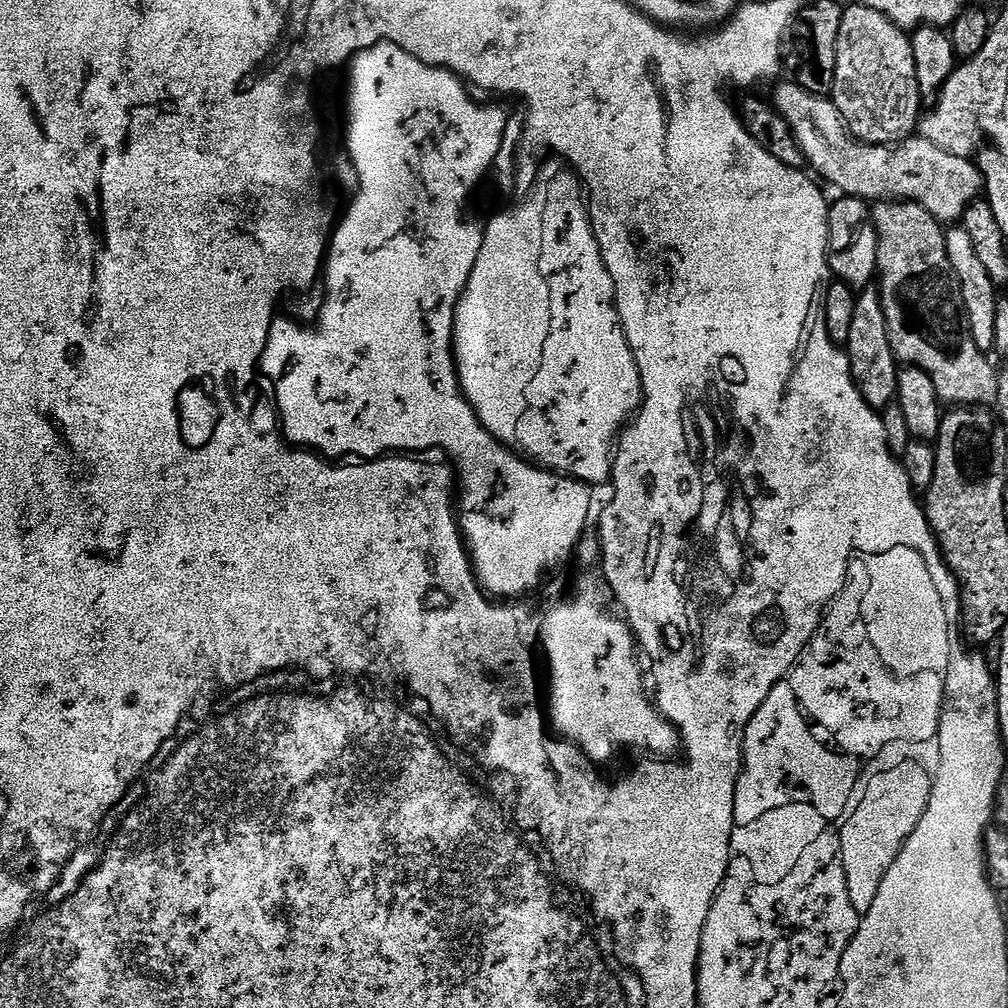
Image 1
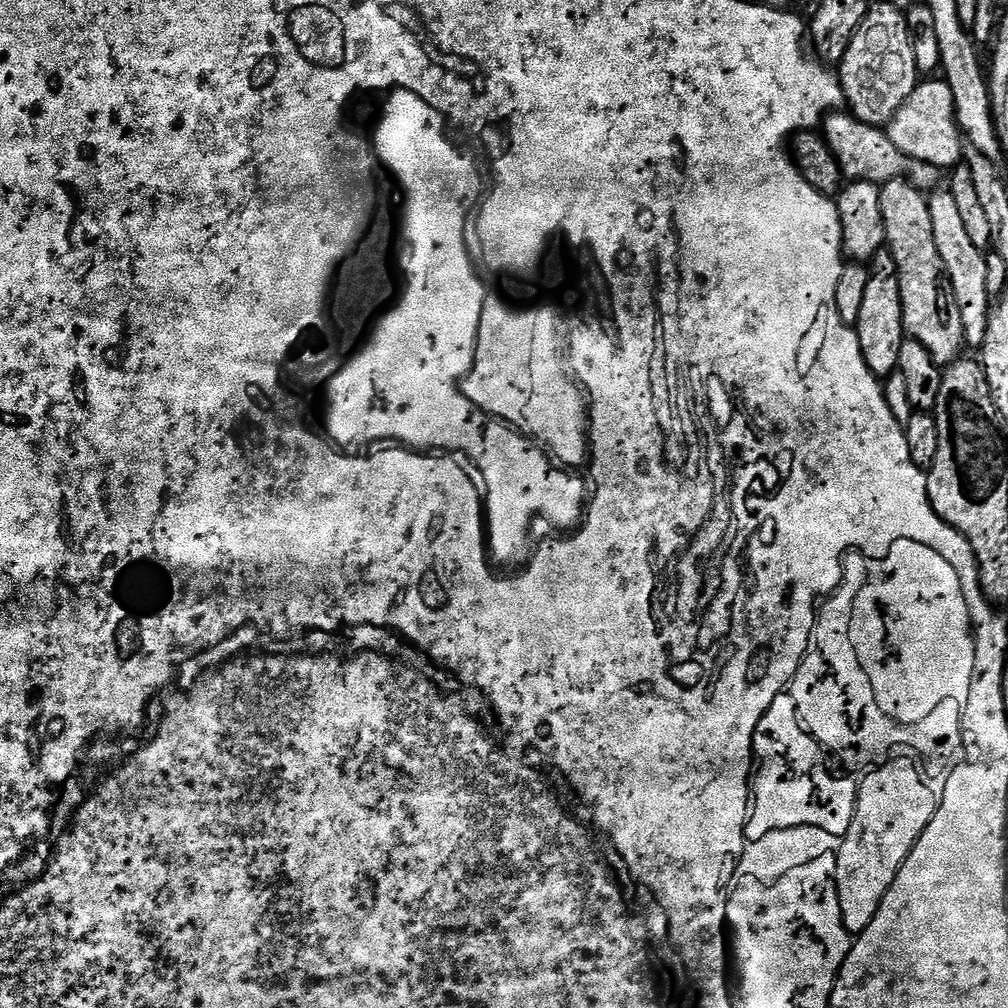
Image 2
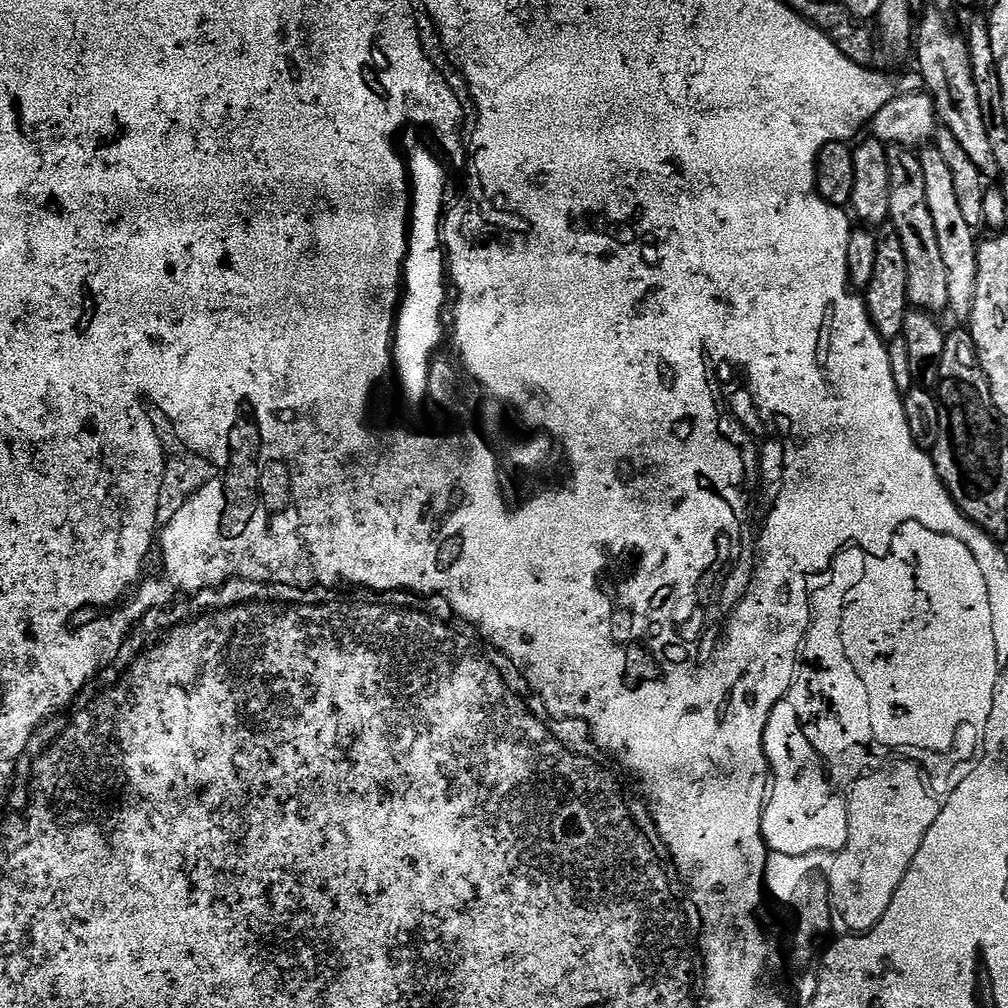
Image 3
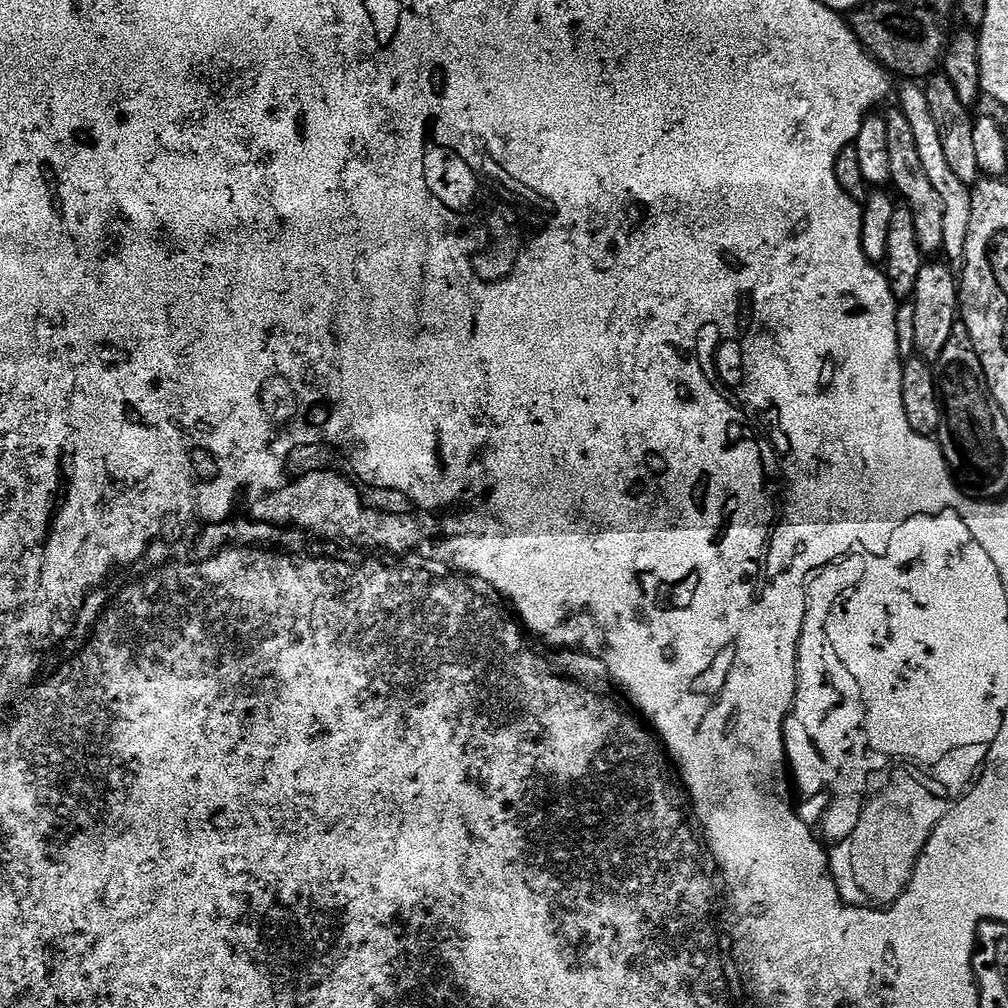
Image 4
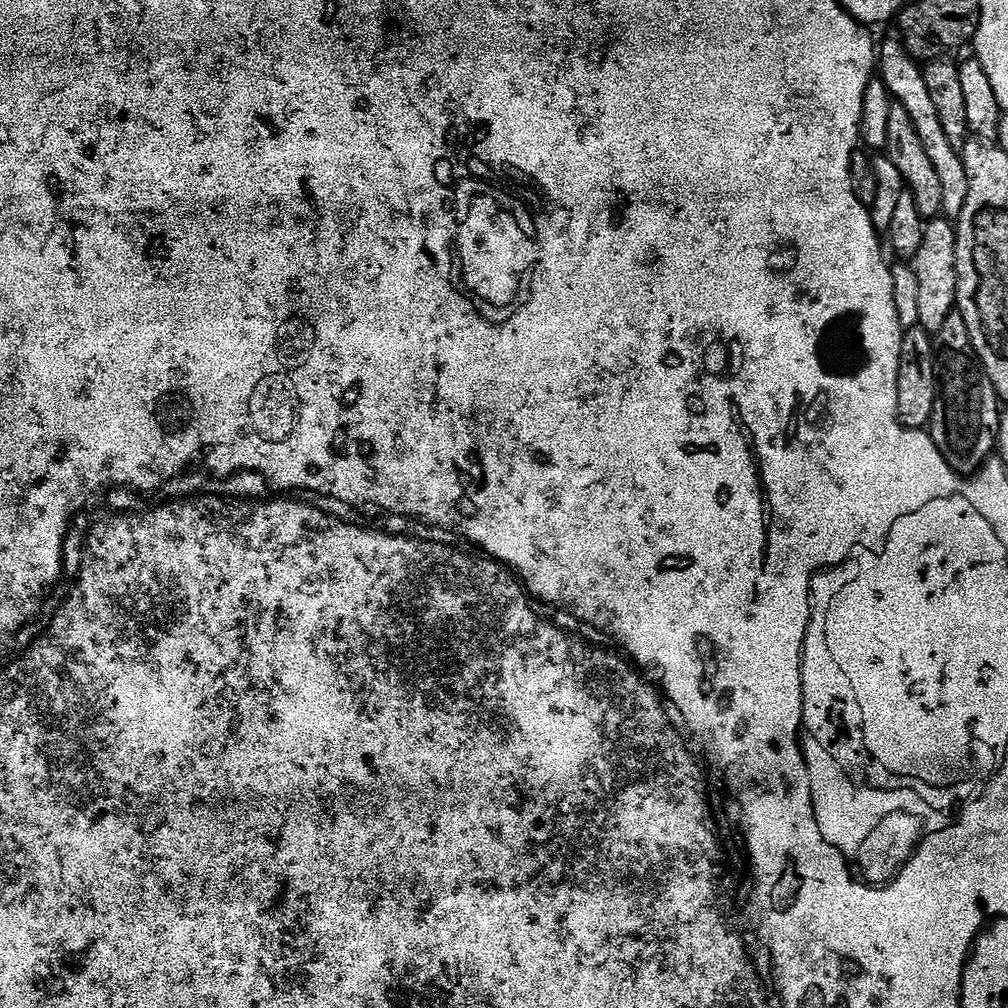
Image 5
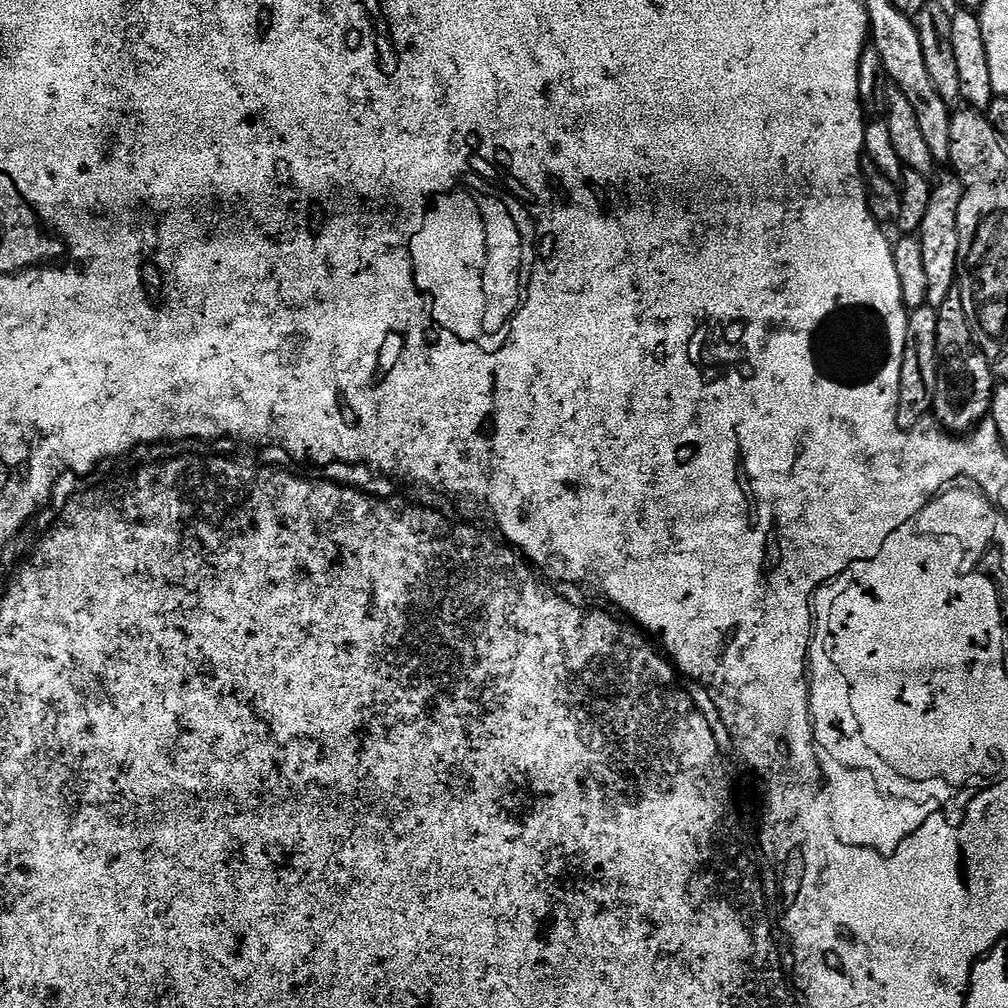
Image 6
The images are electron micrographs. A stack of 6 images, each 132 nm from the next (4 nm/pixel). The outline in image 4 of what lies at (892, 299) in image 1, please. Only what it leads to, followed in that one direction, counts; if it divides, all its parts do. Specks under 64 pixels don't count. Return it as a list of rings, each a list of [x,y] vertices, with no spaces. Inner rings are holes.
[[[892,110],[886,116],[886,135],[888,148],[890,150],[890,181],[891,187],[896,187],[900,191],[901,201],[906,202],[906,207],[910,210],[910,214],[914,214],[914,231],[918,234],[918,246],[926,254],[932,252],[939,253],[943,249],[942,242],[942,214],[944,213],[944,203],[942,198],[938,198],[938,190],[934,190],[934,182],[930,182],[930,174],[926,174],[926,170],[922,167],[922,157],[918,154],[918,142],[914,142],[914,129],[910,127],[910,122],[906,118],[906,114],[902,114],[898,110]]]

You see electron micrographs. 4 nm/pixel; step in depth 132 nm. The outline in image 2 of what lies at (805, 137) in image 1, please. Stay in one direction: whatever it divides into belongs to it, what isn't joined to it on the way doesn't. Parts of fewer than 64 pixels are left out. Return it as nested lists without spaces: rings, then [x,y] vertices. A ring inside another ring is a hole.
[[[833,110],[822,121],[822,135],[830,146],[838,166],[844,171],[849,181],[868,180],[871,184],[885,185],[890,180],[907,178],[915,188],[928,194],[939,189],[941,169],[933,164],[911,160],[904,156],[894,142],[890,142],[887,131],[883,127],[864,124],[855,116],[844,110]]]

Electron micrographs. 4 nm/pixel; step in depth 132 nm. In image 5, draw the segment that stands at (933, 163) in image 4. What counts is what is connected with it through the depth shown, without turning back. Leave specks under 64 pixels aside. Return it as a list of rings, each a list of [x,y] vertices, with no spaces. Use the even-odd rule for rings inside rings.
[[[899,39],[888,40],[878,48],[878,76],[888,88],[888,95],[895,103],[900,104],[910,114],[910,122],[914,122],[914,130],[918,130],[918,138],[922,138],[922,146],[926,146],[926,155],[934,162],[934,171],[942,178],[943,215],[958,218],[962,214],[962,206],[966,206],[966,194],[970,194],[970,182],[966,178],[966,166],[963,155],[946,138],[942,131],[942,122],[934,111],[934,101],[926,91],[926,78],[921,65],[909,56]]]

